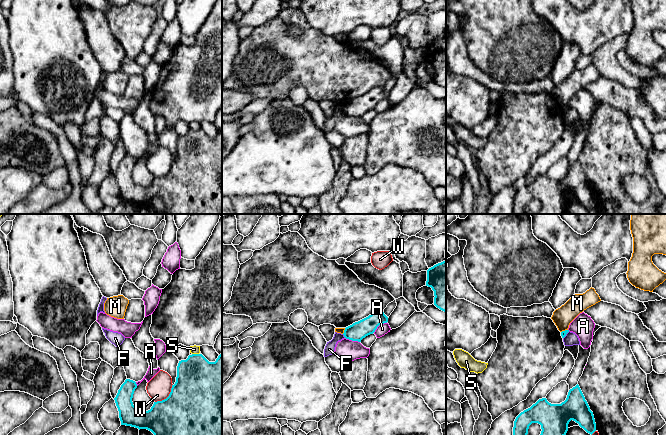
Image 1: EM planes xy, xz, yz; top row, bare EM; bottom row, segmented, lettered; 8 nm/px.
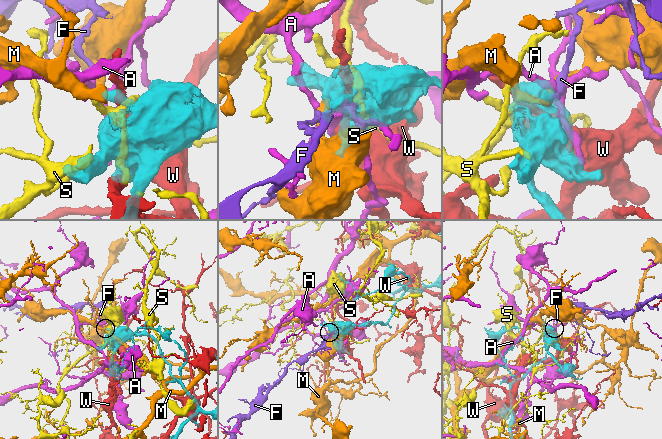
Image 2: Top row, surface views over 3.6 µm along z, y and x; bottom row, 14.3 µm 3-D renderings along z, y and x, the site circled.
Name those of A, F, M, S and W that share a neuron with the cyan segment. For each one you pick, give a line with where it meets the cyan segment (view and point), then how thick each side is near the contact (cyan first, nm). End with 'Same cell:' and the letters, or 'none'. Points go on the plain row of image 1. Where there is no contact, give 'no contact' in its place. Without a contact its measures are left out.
Same cell: none

